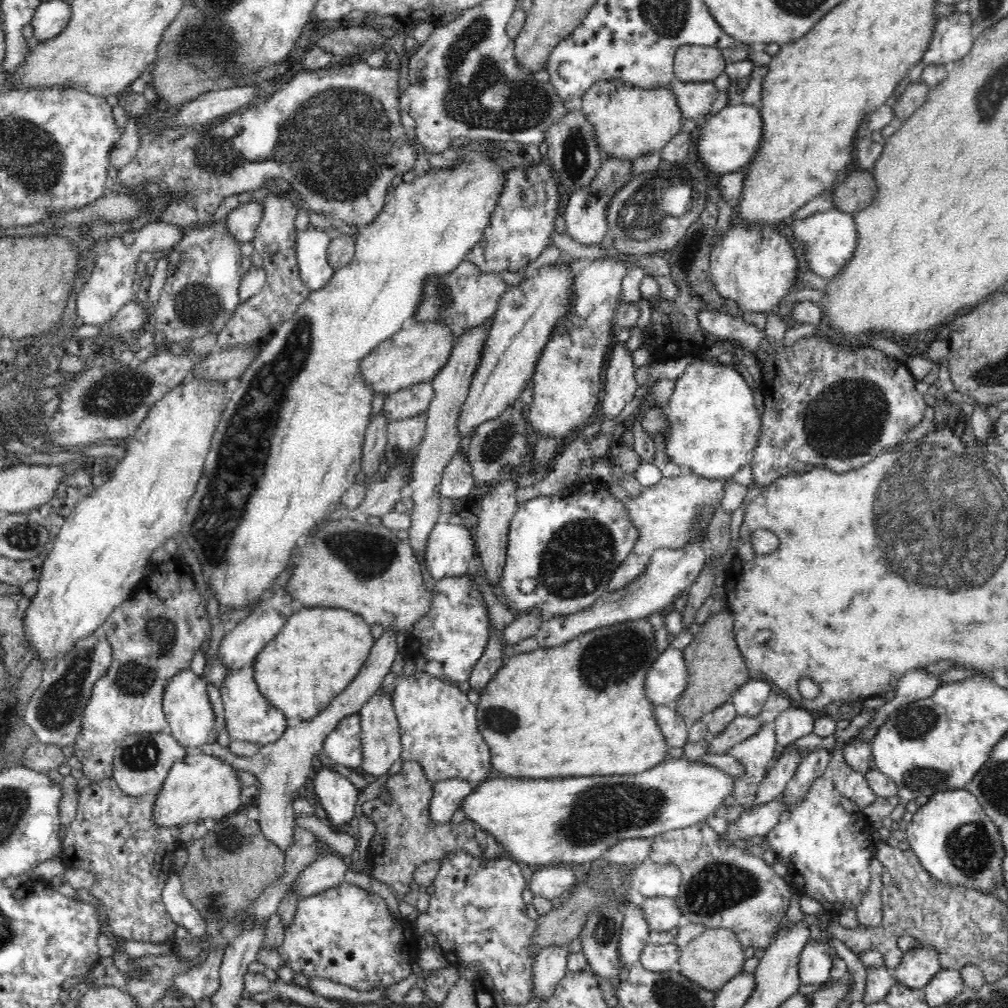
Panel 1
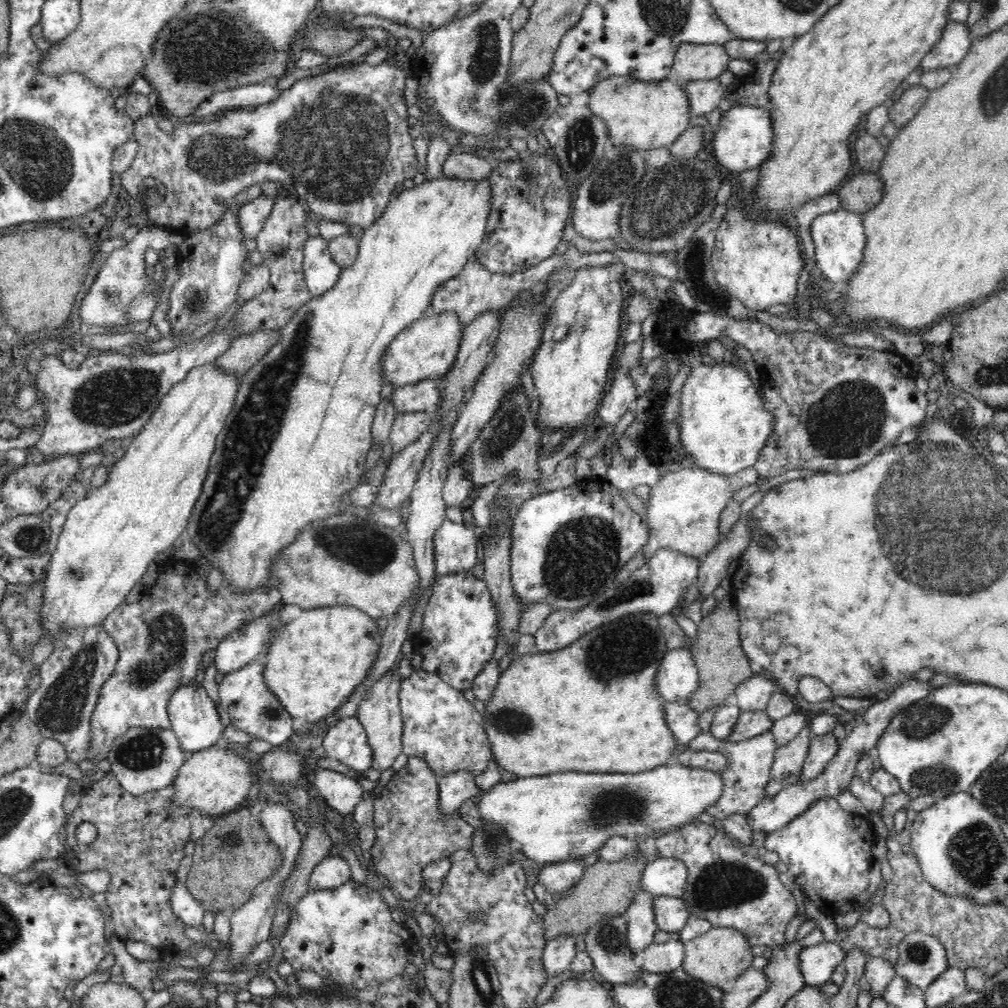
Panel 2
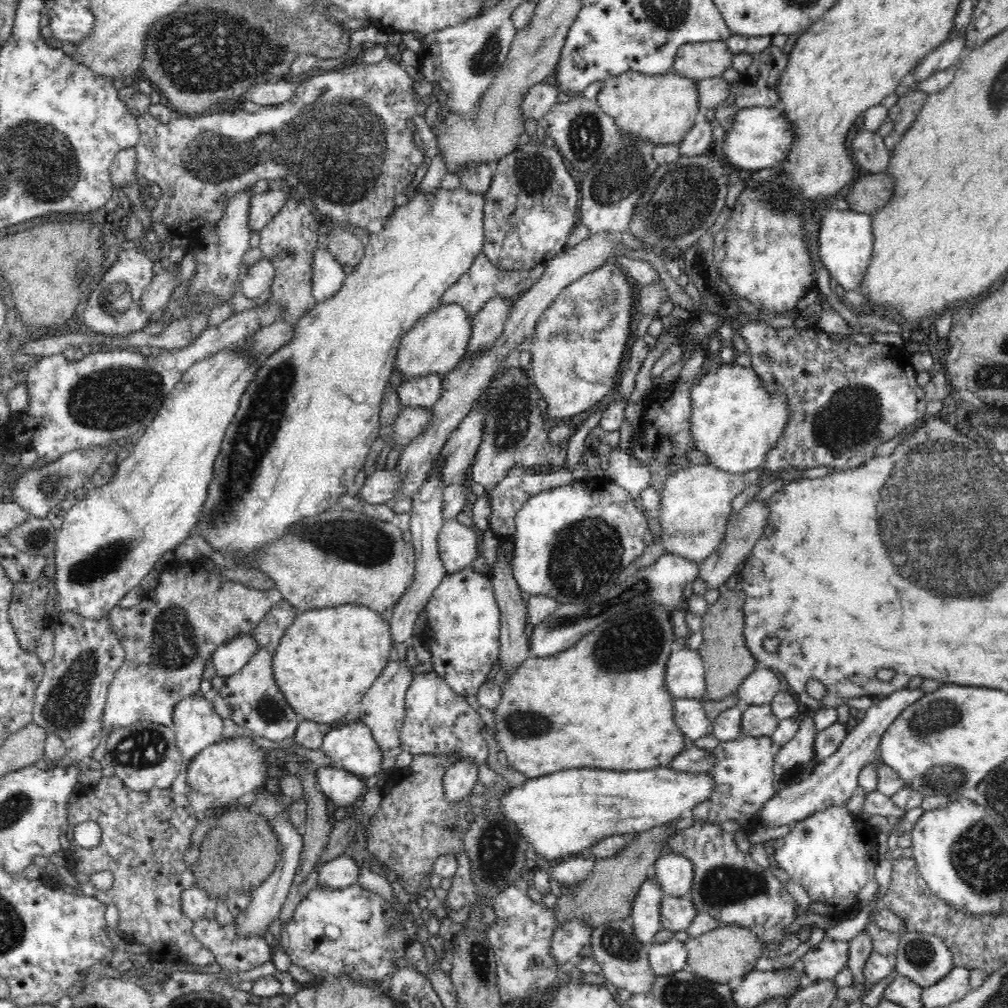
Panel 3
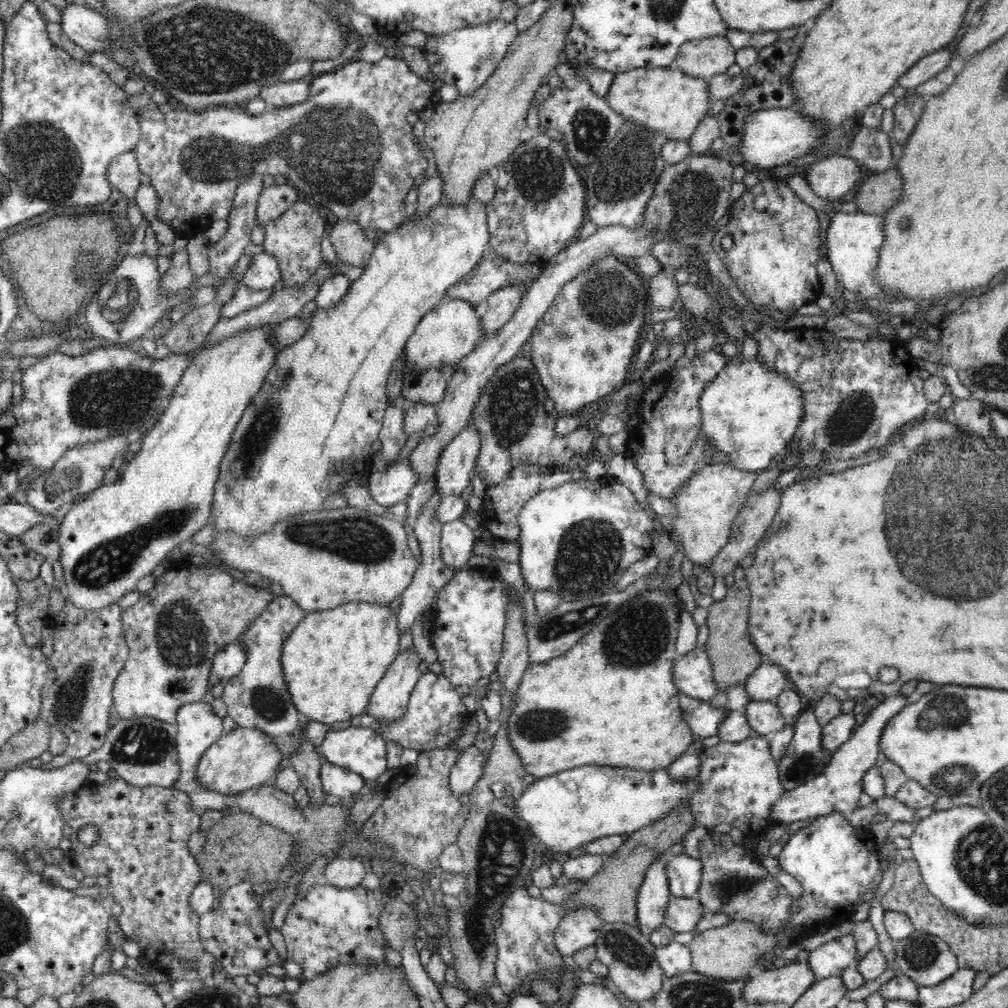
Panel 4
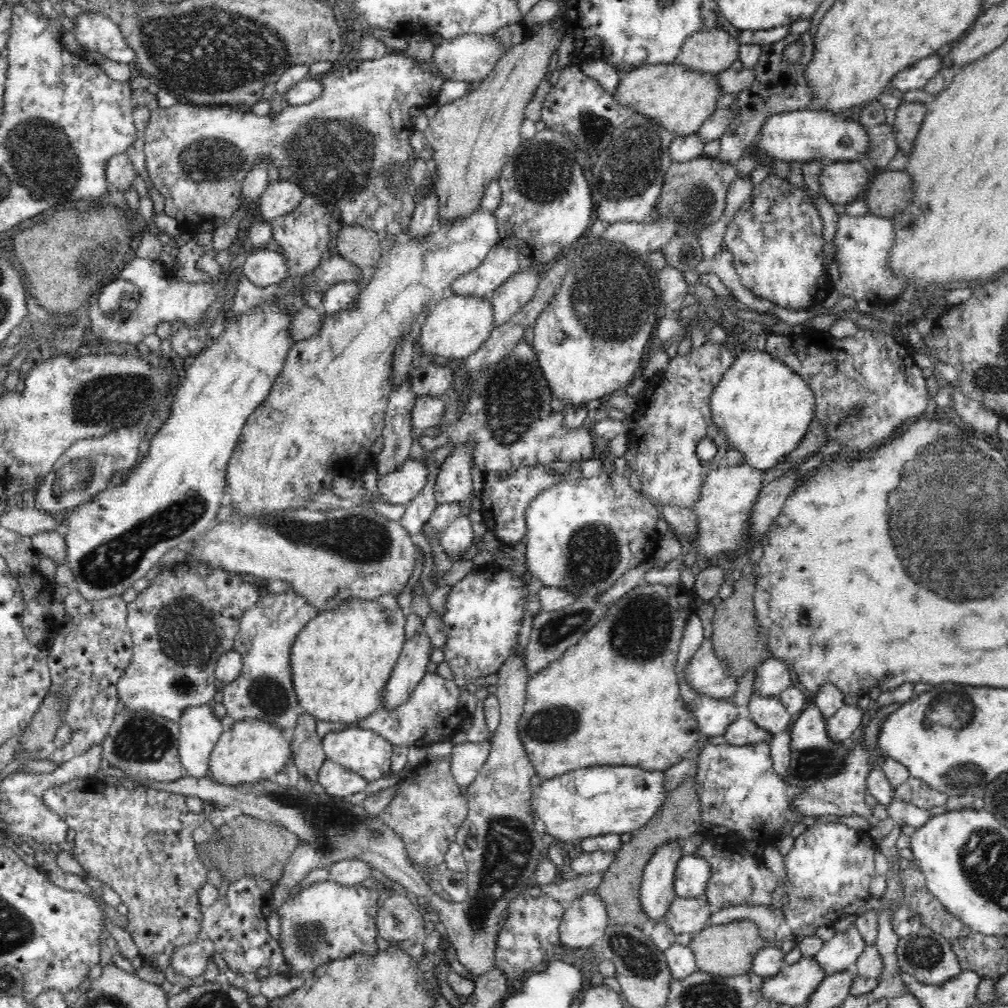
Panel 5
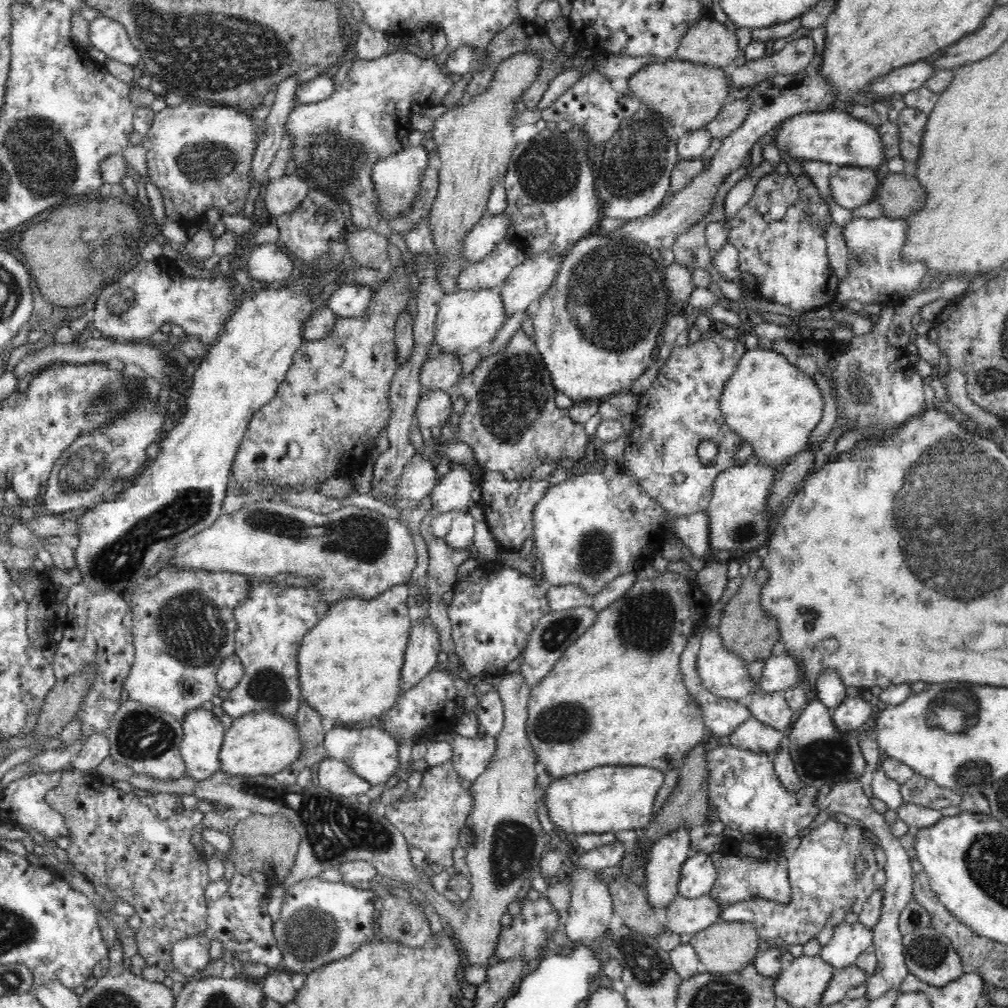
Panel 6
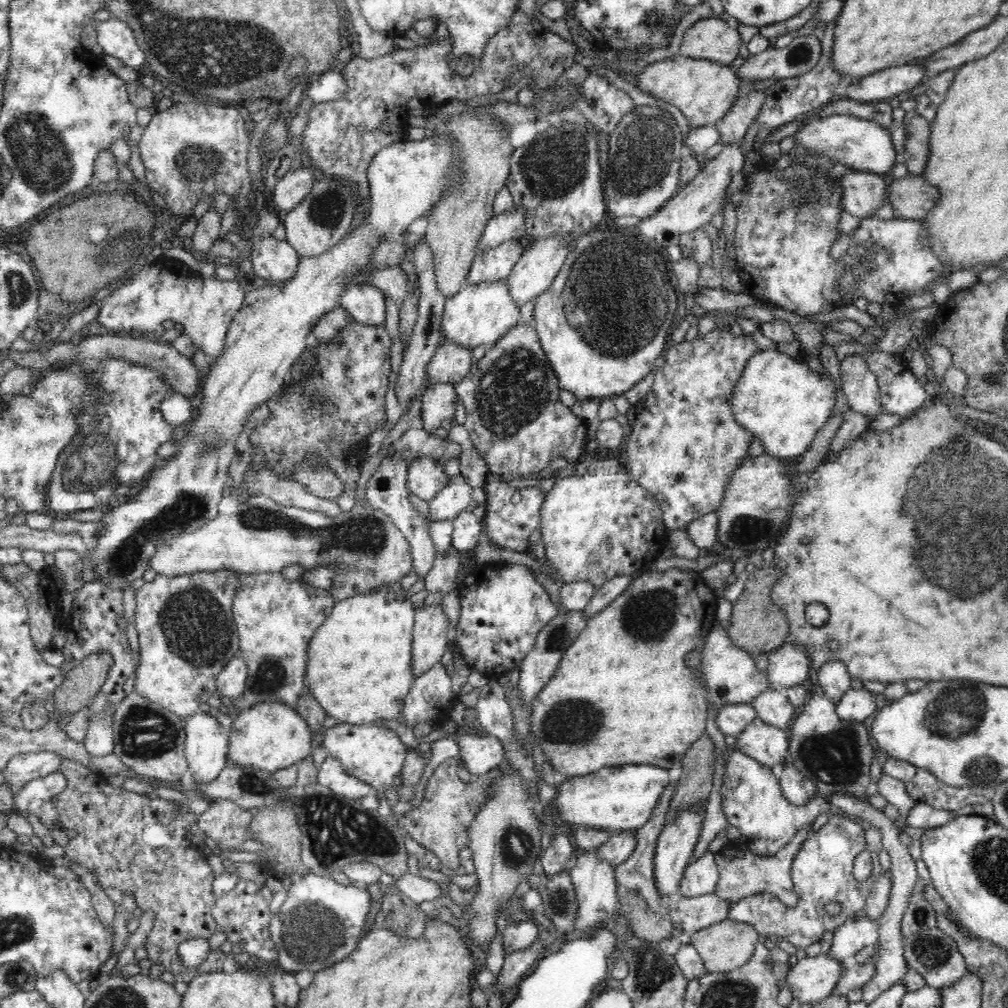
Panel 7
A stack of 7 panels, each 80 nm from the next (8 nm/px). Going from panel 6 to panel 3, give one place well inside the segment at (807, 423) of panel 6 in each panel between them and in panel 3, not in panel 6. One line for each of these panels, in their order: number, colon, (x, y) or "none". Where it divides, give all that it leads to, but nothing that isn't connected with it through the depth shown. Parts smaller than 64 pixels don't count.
3: (735, 422)
4: (749, 414)
5: (766, 408)

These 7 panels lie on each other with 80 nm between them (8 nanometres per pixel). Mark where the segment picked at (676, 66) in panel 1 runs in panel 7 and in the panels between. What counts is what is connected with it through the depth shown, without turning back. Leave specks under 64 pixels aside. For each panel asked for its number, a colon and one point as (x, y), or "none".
2: (693, 62)
3: (697, 61)
4: (712, 56)
5: (710, 49)
6: (709, 42)
7: (714, 39)

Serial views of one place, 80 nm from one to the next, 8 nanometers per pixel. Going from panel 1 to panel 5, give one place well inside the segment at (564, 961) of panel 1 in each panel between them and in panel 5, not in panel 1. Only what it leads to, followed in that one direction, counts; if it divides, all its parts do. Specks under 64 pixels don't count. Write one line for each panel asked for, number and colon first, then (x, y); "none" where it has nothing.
2: (558, 954)
3: (567, 941)
4: (579, 928)
5: (584, 923)

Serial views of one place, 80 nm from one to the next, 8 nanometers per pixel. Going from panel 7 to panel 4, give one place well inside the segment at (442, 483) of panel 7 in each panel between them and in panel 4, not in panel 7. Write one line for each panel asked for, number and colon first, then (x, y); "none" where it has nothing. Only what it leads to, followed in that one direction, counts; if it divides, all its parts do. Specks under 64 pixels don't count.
4: (386, 487)
5: (400, 487)
6: (421, 478)

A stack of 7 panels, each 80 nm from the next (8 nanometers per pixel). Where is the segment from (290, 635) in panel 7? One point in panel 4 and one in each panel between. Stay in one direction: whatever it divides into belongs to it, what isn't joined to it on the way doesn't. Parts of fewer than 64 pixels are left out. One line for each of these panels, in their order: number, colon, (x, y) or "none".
4: (257, 697)
5: (268, 629)
6: (273, 619)

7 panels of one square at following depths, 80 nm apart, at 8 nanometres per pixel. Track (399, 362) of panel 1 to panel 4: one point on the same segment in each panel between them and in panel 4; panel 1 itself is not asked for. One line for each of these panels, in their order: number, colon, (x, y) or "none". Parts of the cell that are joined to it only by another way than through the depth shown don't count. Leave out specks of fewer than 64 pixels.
2: (426, 350)
3: (436, 344)
4: (448, 333)

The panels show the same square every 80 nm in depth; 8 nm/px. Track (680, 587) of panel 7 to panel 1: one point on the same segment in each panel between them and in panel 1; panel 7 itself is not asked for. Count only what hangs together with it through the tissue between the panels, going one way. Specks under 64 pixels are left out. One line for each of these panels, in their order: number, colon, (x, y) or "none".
1: (580, 709)
2: (593, 706)
3: (602, 703)
4: (610, 699)
5: (614, 697)
6: (617, 695)

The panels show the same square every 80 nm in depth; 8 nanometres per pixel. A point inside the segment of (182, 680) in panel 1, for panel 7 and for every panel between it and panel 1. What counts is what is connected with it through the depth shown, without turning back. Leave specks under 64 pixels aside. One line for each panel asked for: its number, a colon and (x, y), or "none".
2: (194, 718)
3: (196, 725)
4: (198, 727)
5: (200, 729)
6: (203, 740)
7: (207, 745)

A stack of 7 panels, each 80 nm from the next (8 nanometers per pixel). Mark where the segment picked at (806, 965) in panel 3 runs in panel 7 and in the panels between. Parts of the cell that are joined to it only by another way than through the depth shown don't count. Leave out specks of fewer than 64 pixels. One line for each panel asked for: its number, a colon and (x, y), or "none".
4: (830, 959)
5: (842, 951)
6: (849, 940)
7: (856, 933)

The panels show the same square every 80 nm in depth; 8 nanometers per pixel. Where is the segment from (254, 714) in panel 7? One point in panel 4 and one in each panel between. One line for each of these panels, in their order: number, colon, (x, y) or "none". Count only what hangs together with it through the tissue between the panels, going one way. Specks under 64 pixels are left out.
4: (246, 759)
5: (253, 749)
6: (265, 742)

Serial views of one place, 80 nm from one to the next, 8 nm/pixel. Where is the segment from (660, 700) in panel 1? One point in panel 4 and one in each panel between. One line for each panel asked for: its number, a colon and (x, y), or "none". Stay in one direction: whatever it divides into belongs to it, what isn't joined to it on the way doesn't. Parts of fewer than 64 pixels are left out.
2: (677, 678)
3: (684, 677)
4: (692, 674)

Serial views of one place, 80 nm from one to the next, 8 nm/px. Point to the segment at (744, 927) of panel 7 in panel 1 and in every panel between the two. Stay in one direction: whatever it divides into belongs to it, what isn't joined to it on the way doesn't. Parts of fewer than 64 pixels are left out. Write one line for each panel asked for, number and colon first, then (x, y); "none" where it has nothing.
1: (711, 960)
2: (722, 954)
3: (727, 953)
4: (730, 952)
5: (729, 949)
6: (725, 947)

